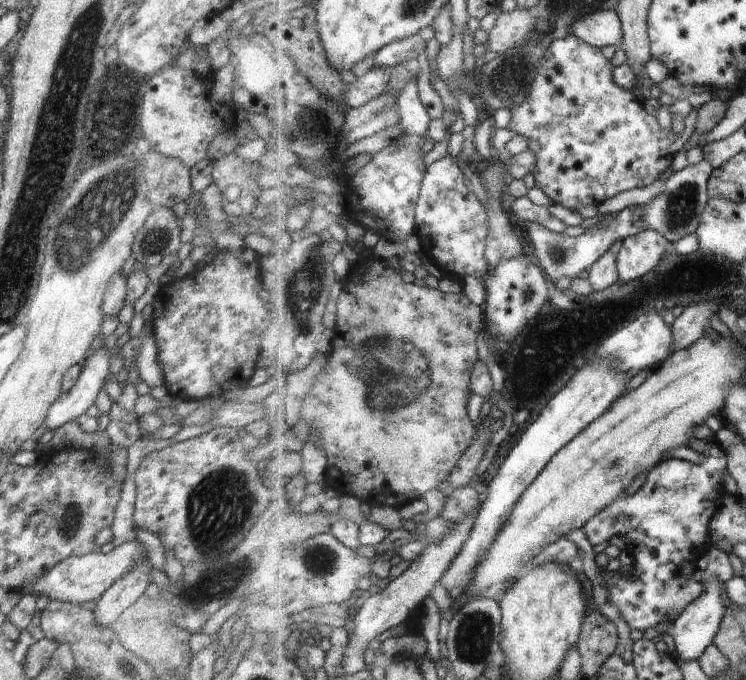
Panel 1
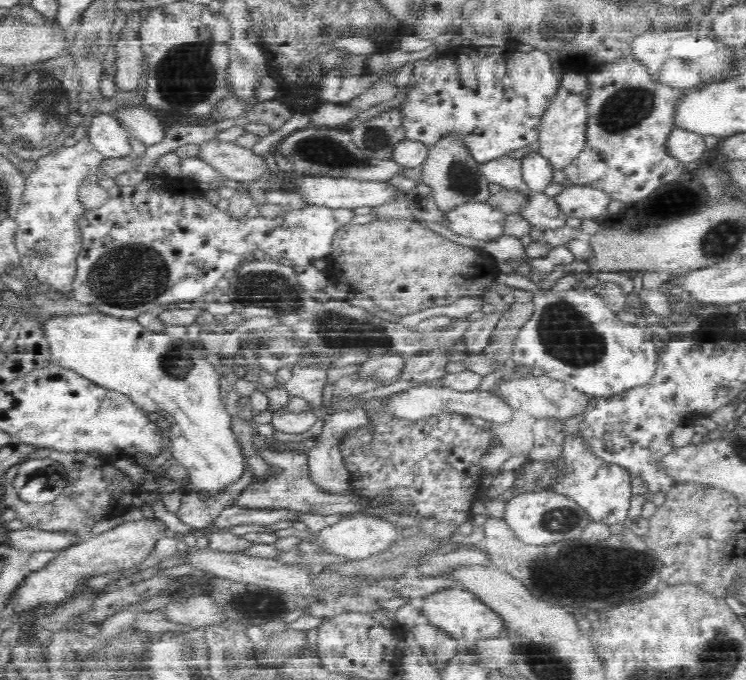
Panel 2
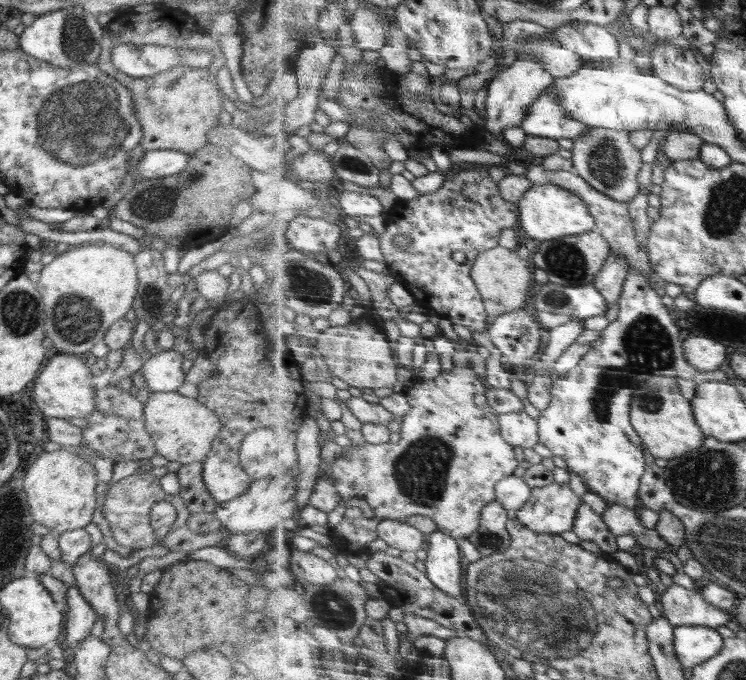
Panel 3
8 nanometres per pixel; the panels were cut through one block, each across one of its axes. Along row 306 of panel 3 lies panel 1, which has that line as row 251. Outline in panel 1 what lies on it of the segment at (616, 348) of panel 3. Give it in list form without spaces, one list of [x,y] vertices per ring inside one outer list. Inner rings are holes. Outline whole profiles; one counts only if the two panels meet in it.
[[[654,229],[628,237],[618,254],[621,283],[632,282],[652,272],[664,260],[668,242],[664,234]]]

